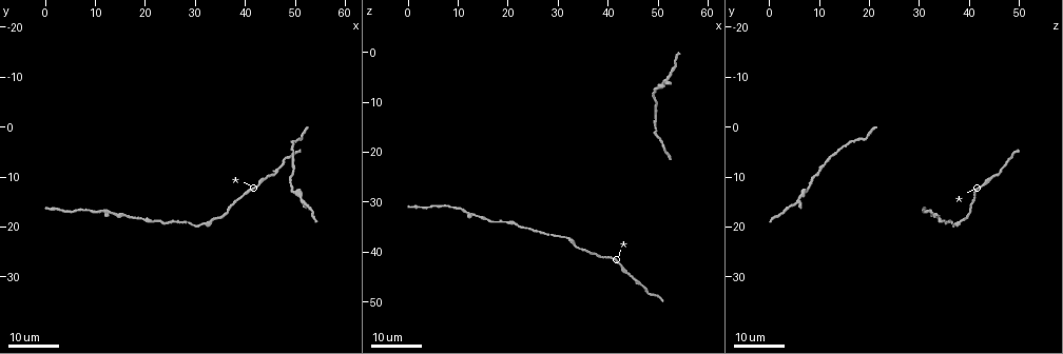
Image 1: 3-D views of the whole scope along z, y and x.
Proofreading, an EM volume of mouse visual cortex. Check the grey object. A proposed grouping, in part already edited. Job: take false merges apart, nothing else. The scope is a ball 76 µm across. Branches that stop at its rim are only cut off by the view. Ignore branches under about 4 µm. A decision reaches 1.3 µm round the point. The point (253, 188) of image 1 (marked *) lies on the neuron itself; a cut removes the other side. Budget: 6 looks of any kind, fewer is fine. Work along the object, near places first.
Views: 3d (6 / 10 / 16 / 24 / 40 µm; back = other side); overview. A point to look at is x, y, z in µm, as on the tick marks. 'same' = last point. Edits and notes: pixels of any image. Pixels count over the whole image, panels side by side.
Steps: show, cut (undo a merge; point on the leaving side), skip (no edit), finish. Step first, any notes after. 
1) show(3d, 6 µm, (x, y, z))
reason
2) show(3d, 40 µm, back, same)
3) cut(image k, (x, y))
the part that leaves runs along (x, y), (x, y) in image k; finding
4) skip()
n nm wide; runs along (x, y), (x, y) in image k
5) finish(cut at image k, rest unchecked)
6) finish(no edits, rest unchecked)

show(3d, 24 µm, (43.5, 10.5, 44.5))
calibre changes

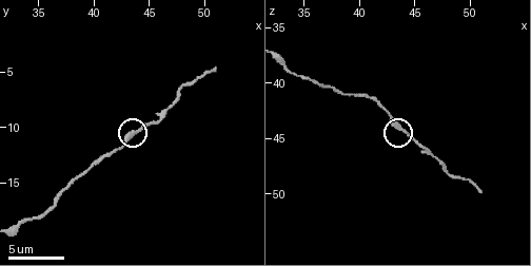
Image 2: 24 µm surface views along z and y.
show(3d, 6 µm, (44.0, 10.2, 44.2))
closer look

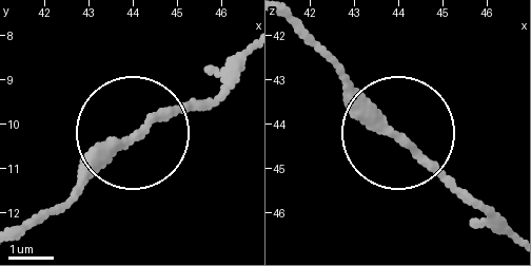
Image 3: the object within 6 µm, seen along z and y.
show(3d, 6 µm, back, (44.00, 10.30, 44.25))
from behind

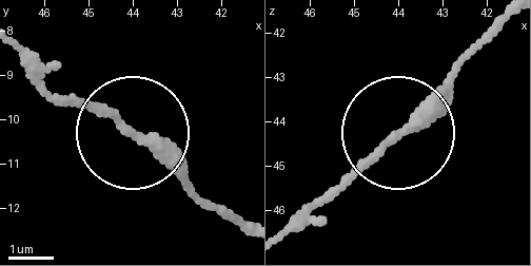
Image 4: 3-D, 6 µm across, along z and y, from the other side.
skip()
runs along (498, 19), (298, 227) in image 4; continuous, no second neuron

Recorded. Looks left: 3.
show(3d, 10 µm, (33.4, 18.4, 38.6))
calibre changes

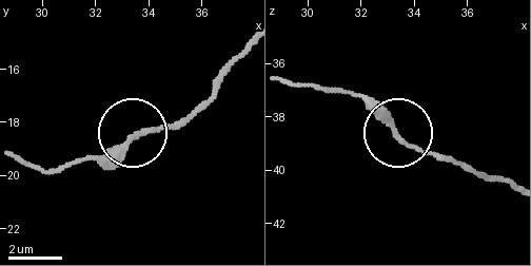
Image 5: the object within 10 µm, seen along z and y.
show(3d, 6 µm, (33.3, 18.7, 38.6))

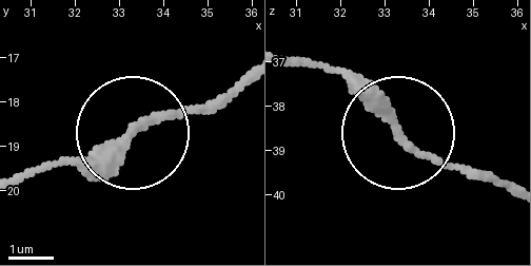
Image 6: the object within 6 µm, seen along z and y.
skip()
runs along (510, 193), (419, 152), (321, 65) in image 6; continuous, no second neuron

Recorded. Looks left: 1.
finish(no edits, rest unchecked)

